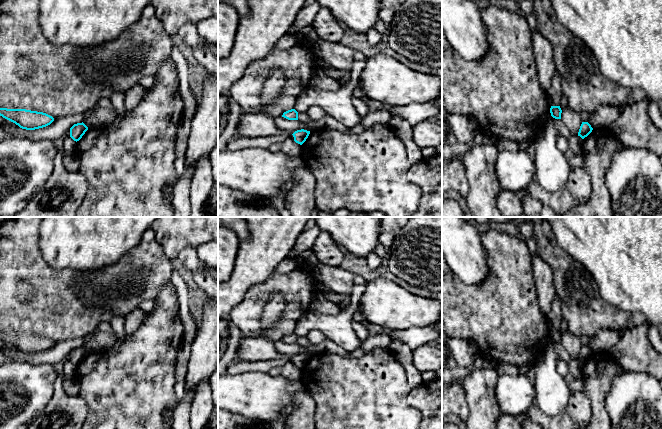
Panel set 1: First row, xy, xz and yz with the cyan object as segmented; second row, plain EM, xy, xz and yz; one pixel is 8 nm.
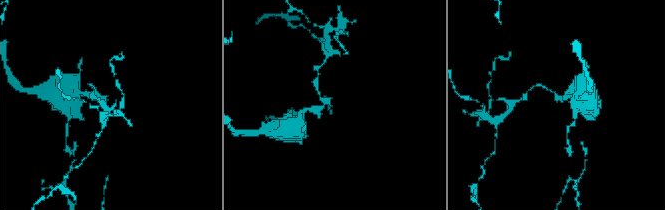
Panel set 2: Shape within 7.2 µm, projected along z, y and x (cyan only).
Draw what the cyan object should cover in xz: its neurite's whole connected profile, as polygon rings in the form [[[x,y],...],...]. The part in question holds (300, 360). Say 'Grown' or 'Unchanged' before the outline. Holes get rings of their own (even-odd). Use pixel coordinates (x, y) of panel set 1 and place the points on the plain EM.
Unchanged. [[[301,353],[301,354],[295,355],[292,359],[294,361],[294,365],[302,369],[308,362],[309,358],[310,358],[310,355]]]

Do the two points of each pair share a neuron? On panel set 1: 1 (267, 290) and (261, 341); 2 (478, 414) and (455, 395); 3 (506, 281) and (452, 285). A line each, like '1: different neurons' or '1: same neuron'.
1: different neurons
2: different neurons
3: same neuron

